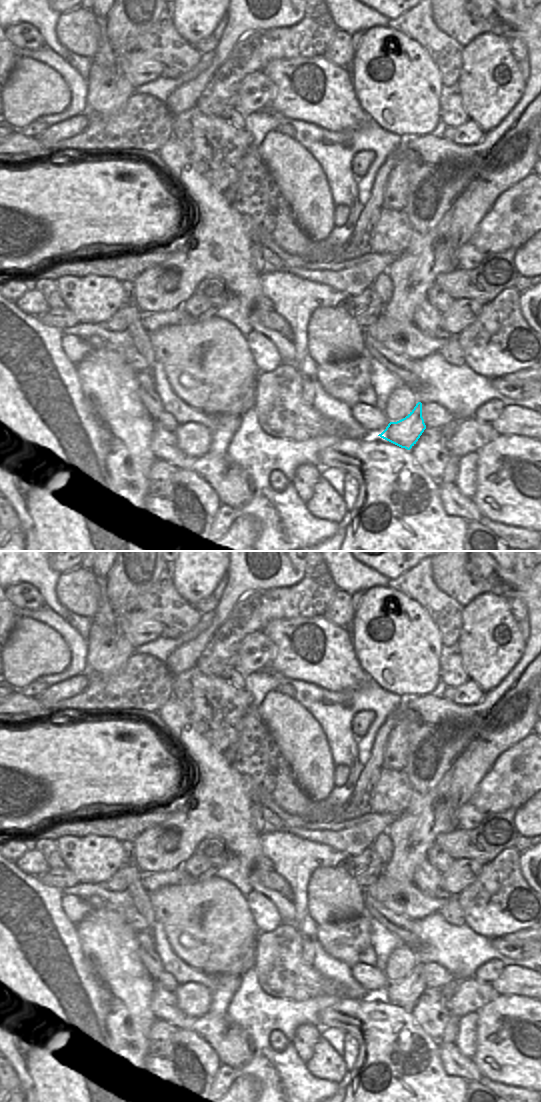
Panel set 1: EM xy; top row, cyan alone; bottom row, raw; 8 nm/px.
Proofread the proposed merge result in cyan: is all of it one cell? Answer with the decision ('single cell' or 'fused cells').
single cell

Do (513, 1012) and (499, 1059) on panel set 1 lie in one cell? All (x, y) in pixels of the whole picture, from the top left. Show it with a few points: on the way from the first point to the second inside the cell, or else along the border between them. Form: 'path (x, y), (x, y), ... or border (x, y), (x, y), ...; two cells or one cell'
path (498, 1015), (495, 1025), (484, 1036), (490, 1044); one cell

